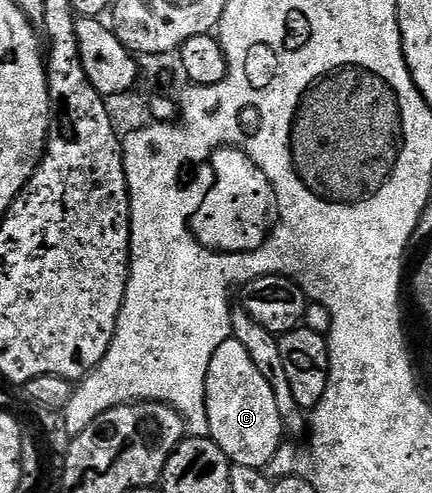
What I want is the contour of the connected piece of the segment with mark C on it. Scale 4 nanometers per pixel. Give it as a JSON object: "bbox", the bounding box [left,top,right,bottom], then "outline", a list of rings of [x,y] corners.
{"bbox":[206,338,284,469],"outline":[[[232,338],[220,342],[216,354],[212,354],[206,379],[206,409],[209,439],[224,450],[231,465],[265,469],[284,443],[280,409],[276,407],[272,386],[256,370],[256,362],[252,362],[248,350]]]}

